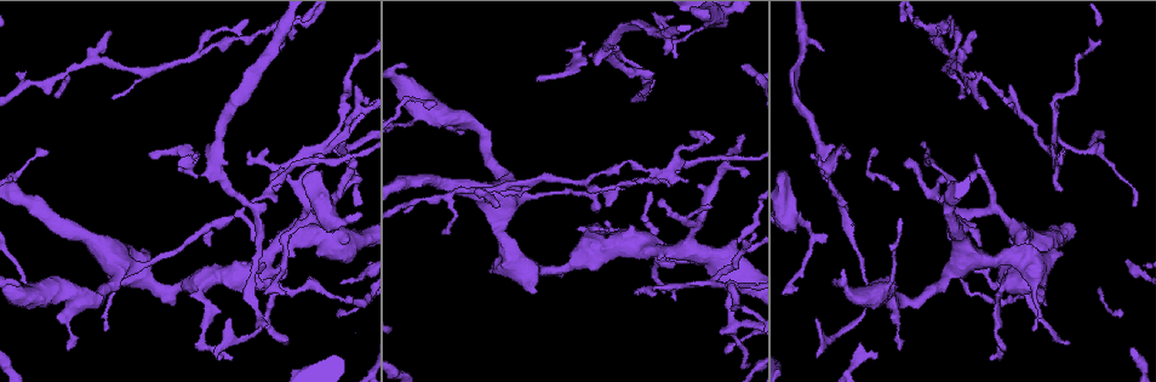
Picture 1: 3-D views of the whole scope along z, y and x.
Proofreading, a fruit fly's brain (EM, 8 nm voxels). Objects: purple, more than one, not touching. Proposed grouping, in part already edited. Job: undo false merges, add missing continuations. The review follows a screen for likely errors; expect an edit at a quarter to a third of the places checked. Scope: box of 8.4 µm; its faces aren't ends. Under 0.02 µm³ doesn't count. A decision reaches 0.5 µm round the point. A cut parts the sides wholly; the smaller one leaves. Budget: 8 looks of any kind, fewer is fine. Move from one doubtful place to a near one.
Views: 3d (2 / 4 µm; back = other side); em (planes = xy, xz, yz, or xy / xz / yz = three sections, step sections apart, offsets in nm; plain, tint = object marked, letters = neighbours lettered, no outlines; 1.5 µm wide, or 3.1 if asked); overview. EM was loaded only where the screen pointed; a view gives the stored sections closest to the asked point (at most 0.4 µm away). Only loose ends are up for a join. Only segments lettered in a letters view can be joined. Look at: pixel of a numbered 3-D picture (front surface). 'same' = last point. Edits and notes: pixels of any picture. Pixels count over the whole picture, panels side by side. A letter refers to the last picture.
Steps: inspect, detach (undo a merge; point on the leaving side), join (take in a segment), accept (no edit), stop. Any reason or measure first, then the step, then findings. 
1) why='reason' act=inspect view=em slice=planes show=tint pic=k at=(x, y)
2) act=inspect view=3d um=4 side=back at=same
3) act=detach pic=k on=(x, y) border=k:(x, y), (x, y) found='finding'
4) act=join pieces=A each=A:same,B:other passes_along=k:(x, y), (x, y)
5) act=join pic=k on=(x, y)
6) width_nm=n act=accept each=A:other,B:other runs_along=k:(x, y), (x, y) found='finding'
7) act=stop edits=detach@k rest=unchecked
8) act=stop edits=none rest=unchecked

why='tapers out' act=inspect view=em slice=xz step=4 show=tint pic=1 at=(817, 357)

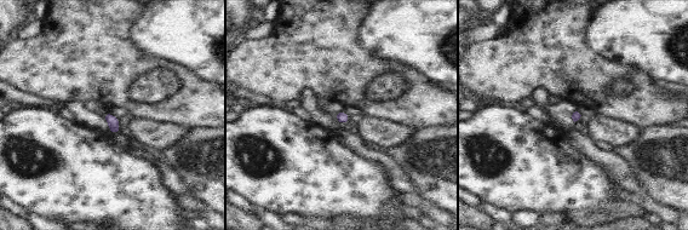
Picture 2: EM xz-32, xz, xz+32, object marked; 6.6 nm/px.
why='cut it another way' act=inspect view=em slice=planes show=letters at=same

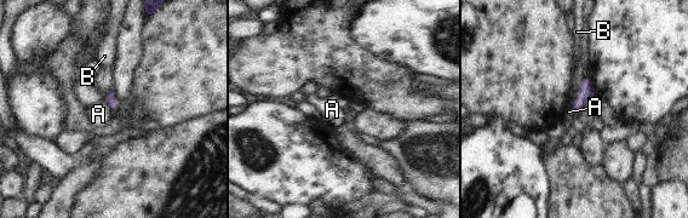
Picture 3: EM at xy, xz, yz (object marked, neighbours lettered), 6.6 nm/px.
act=accept each=A:other,B:other found='none of them fits'

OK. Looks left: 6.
why='free end' act=inspect view=em slice=yz step=8 show=letters pic=1 at=(110, 31)

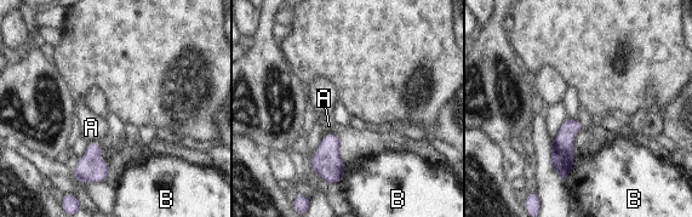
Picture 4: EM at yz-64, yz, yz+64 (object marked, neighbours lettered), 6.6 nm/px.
act=accept each=A:other,B:other border=4:(575, 161), (570, 173), (562, 181) found='none of them fits'

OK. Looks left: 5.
why='branch stops here' act=inspect view=em slice=planes show=letters pic=1 at=(712, 208)

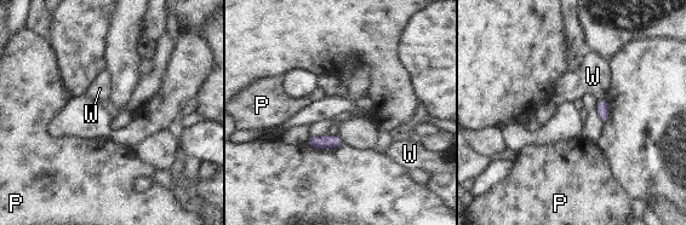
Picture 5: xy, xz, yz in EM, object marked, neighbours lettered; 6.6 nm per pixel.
width_nm=90 act=accept each=P:other,W:other border=5:(605, 98), (598, 101) found='no lettered segment goes on from it'

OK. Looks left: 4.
act=stop edits=none rest=unchecked

